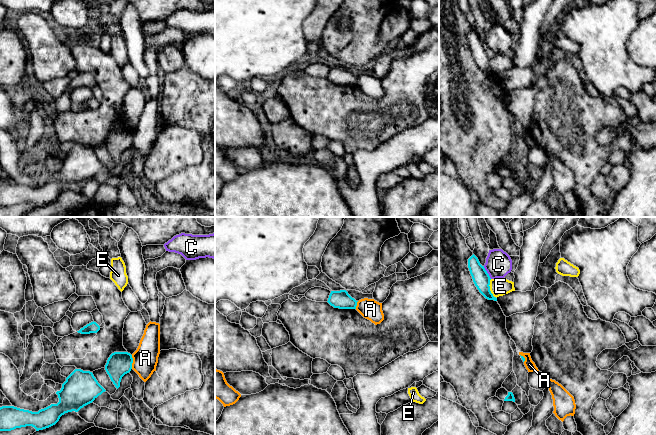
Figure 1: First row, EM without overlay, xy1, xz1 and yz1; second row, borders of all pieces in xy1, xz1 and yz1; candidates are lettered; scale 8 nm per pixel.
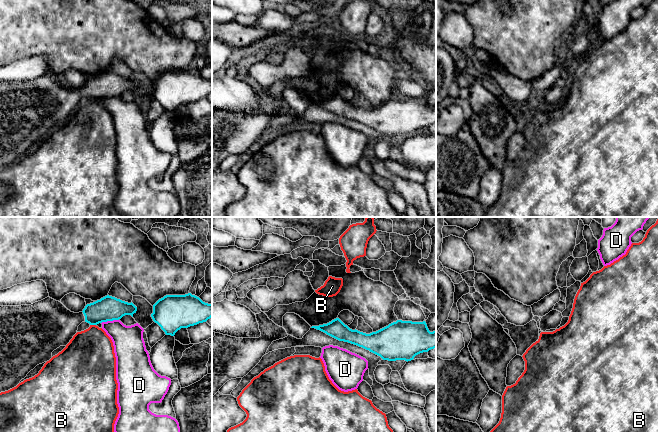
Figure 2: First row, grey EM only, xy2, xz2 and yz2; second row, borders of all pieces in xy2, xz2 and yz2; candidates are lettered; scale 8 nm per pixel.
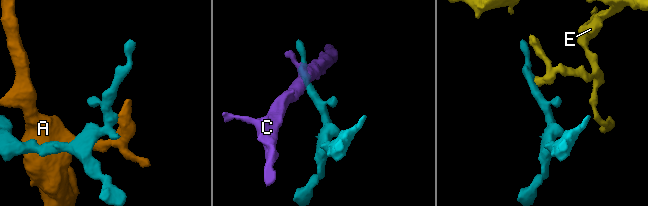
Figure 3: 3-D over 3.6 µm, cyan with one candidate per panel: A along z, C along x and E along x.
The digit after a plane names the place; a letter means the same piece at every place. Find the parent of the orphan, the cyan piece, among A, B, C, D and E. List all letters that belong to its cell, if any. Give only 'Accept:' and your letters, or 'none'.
Accept: none

